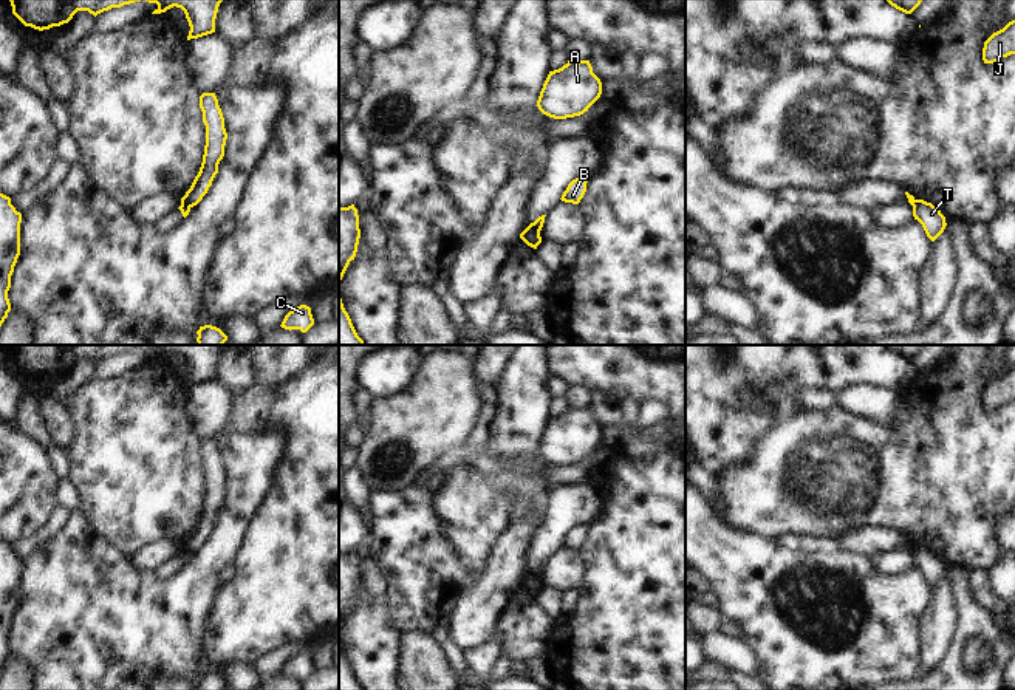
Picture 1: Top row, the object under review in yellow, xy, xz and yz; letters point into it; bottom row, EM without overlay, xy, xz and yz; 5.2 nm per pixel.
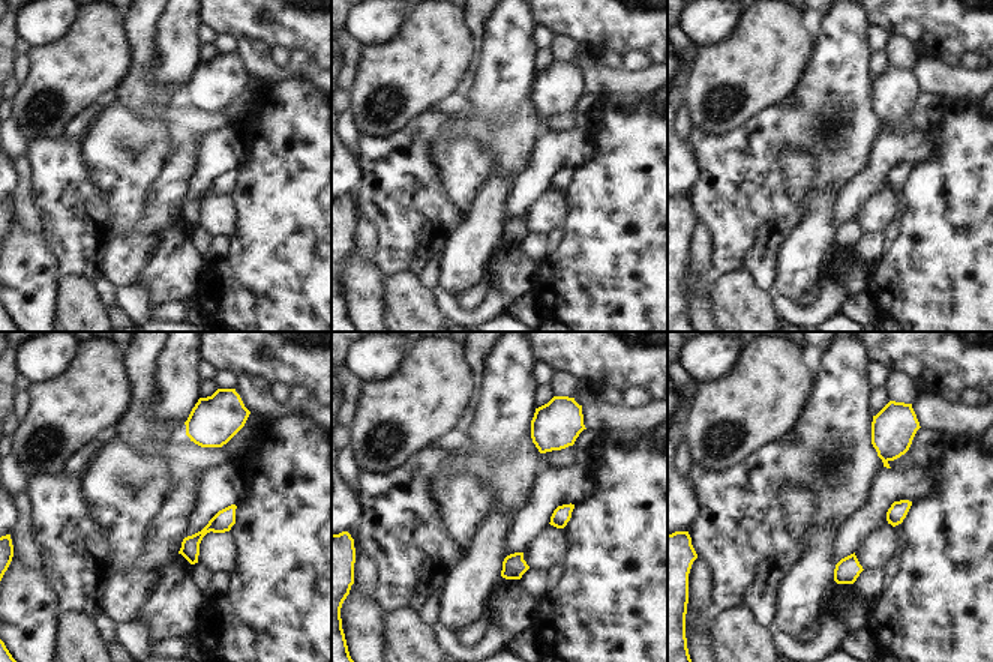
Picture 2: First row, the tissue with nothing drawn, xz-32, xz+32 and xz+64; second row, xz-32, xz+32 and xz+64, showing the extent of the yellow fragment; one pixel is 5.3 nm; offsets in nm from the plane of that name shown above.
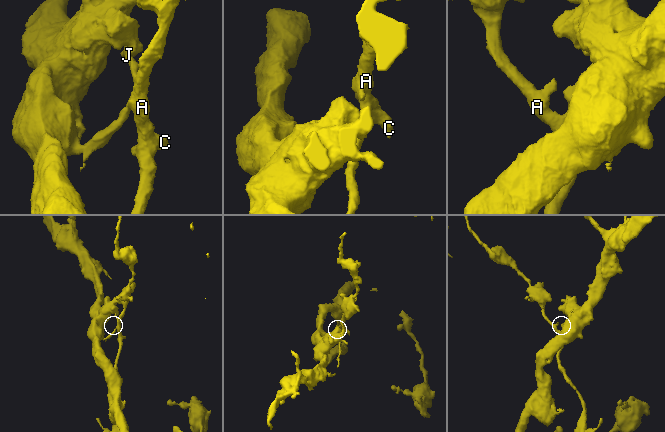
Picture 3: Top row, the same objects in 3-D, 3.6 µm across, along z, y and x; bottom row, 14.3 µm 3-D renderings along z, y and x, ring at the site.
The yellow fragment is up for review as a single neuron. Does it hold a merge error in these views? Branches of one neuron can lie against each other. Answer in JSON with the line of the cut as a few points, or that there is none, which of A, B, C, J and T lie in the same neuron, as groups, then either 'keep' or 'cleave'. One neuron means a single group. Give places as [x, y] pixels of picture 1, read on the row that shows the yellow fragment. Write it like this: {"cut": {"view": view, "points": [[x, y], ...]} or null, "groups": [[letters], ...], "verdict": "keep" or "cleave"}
{"cut": {"view": "xz", "points": [[529, 225], [539, 232]]}, "groups": [["A", "B", "C", "J"], ["T"]], "verdict": "cleave"}

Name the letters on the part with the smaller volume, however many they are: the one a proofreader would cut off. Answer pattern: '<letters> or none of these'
A, B, C, J

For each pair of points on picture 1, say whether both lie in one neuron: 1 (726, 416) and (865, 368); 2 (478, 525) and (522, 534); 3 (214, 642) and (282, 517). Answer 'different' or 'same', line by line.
1: same
2: different
3: same

